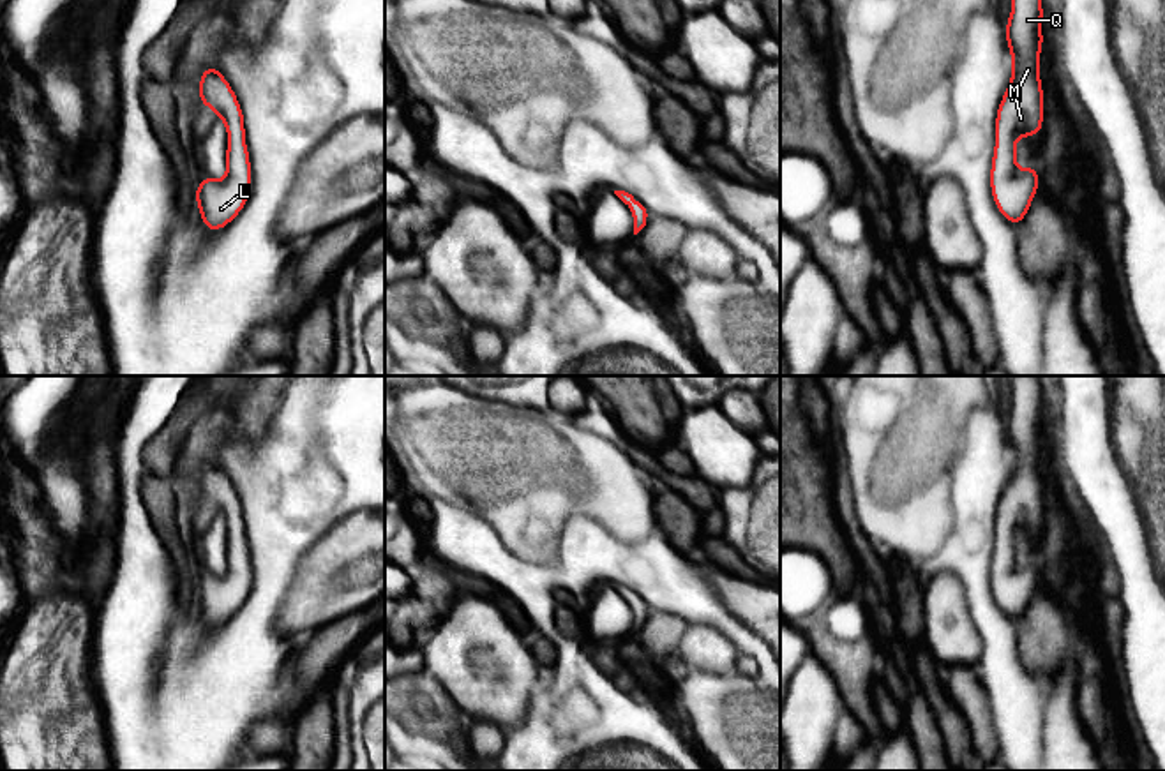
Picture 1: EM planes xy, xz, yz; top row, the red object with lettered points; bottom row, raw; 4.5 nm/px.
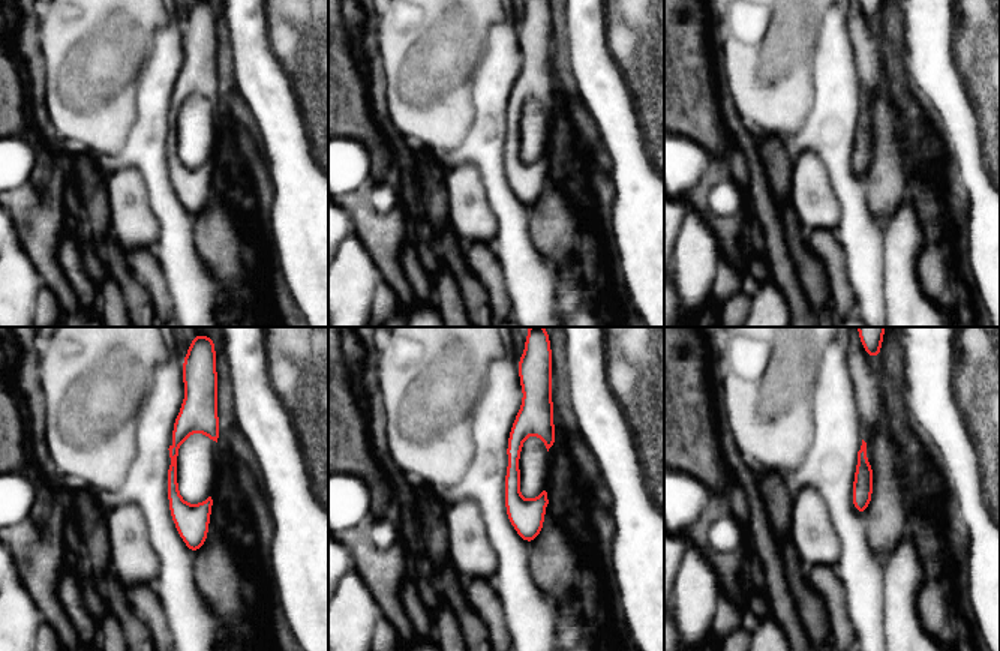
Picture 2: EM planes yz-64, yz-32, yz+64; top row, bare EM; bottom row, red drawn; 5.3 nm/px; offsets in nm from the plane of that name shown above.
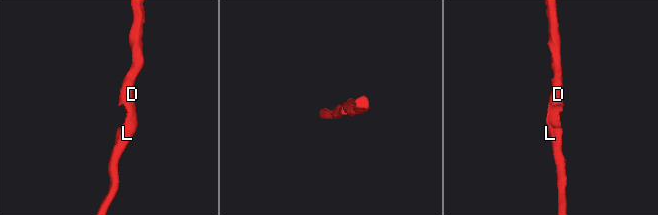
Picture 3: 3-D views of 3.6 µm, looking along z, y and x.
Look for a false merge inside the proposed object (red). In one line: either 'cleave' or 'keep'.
keep

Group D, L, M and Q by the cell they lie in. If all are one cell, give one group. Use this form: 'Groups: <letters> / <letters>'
Groups: D L M Q

